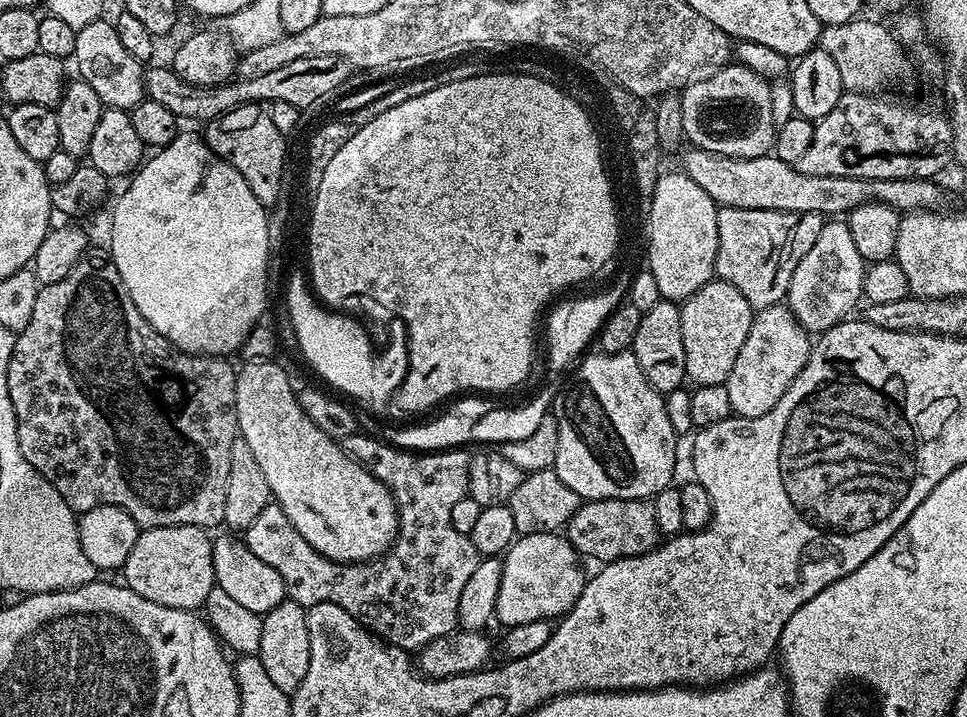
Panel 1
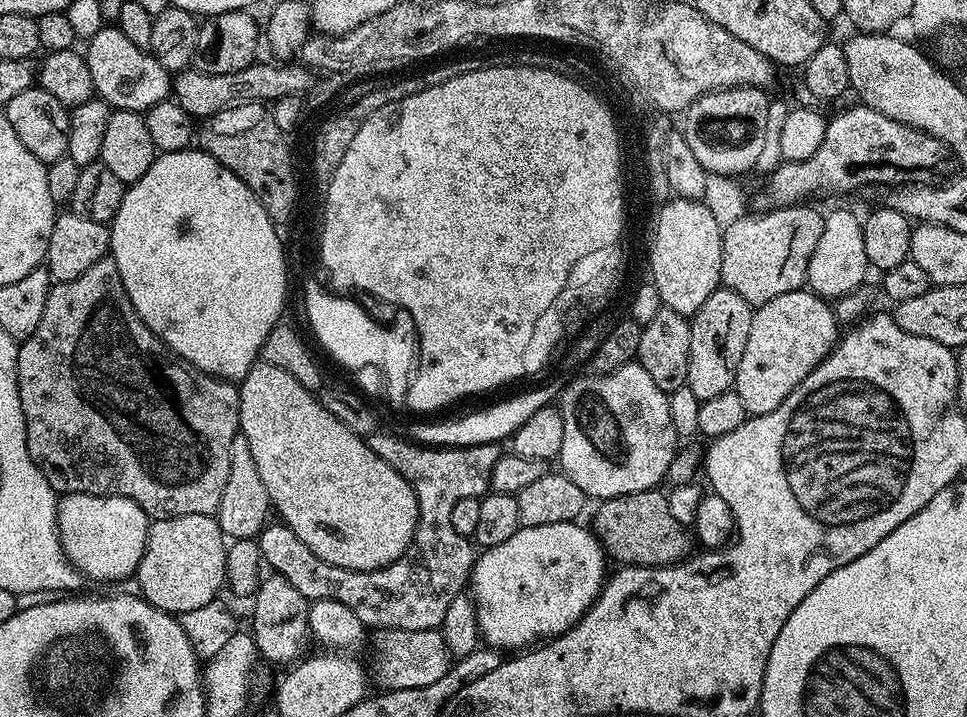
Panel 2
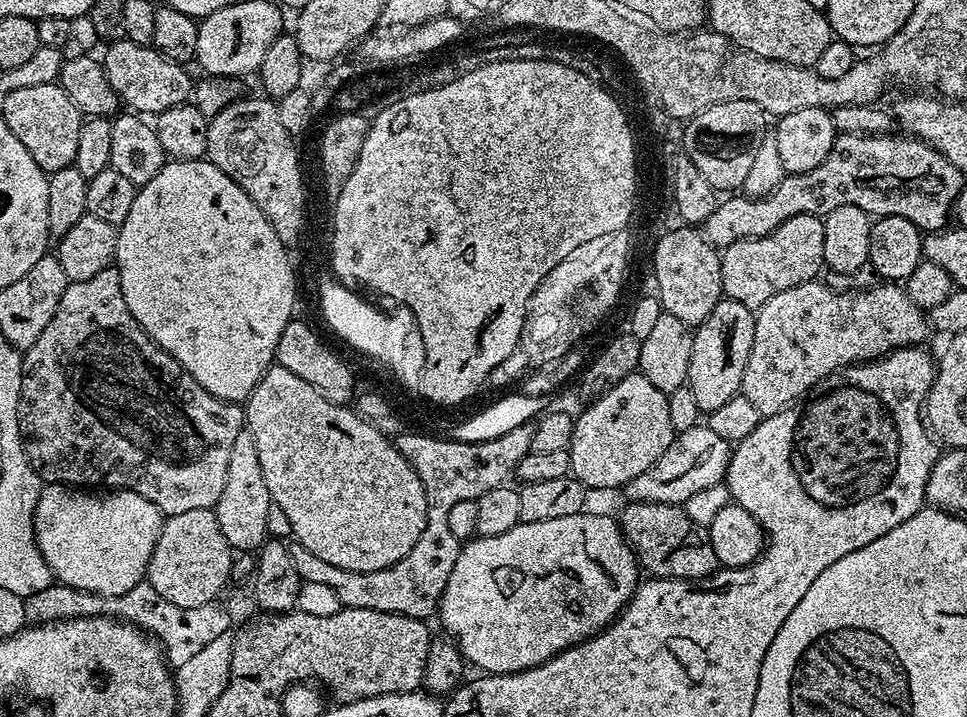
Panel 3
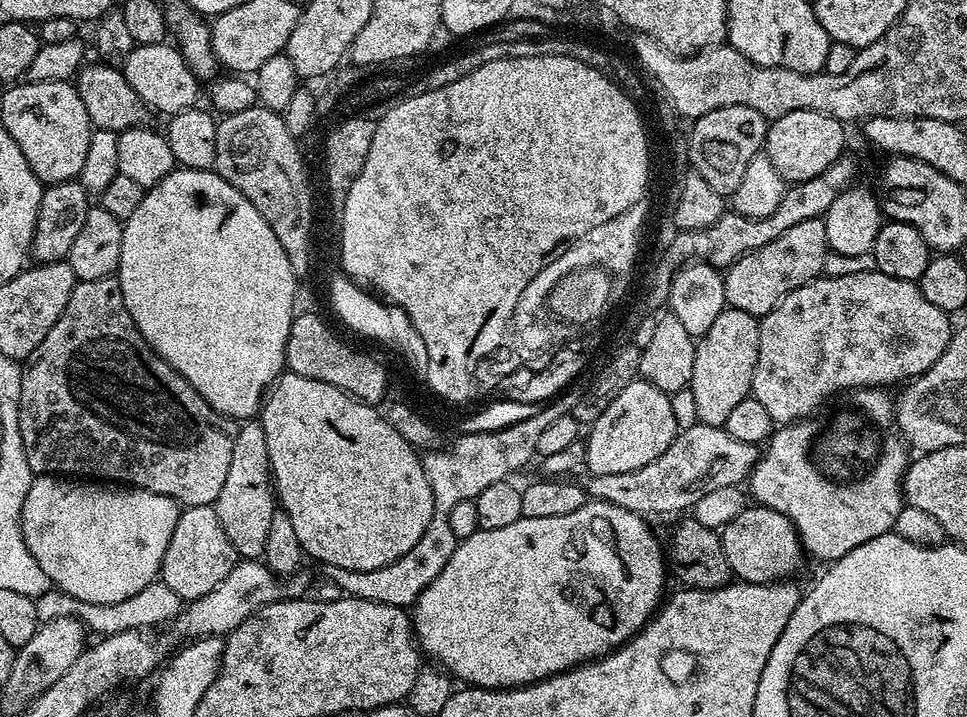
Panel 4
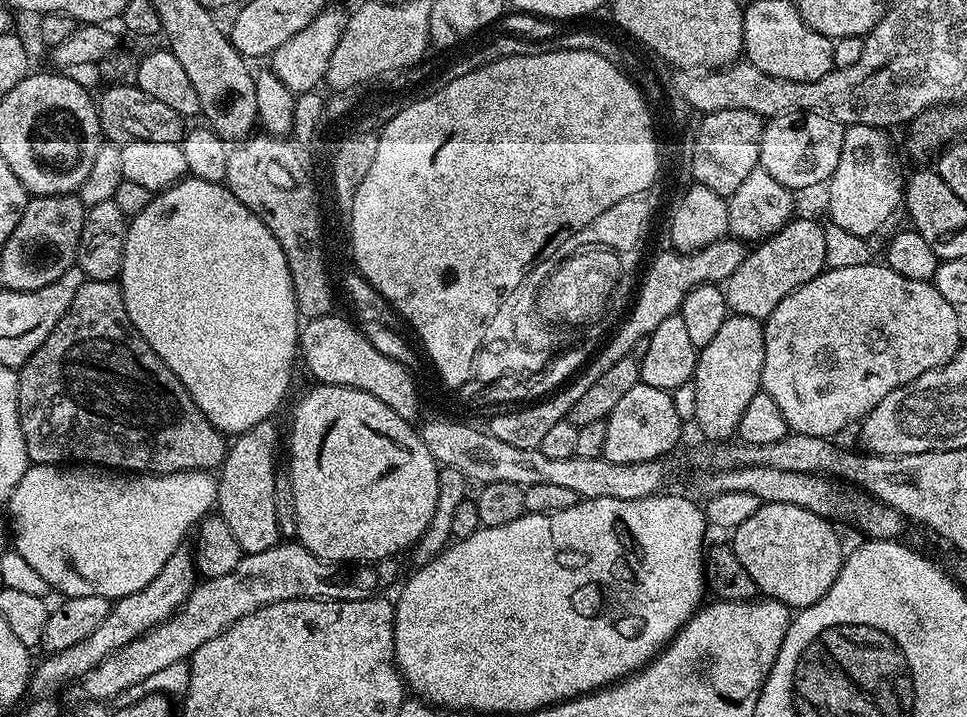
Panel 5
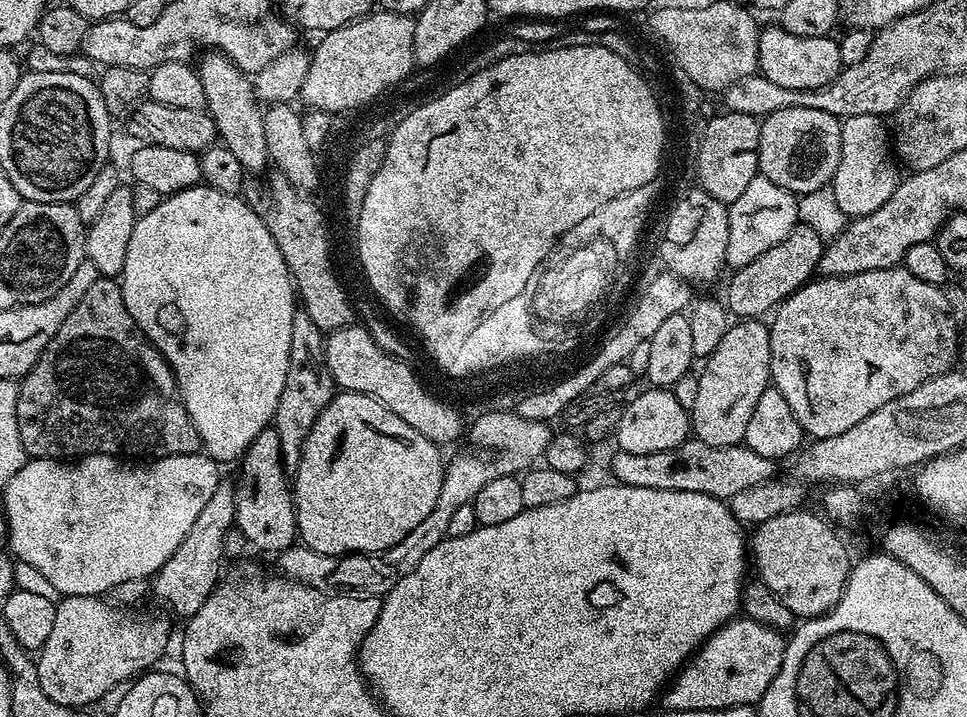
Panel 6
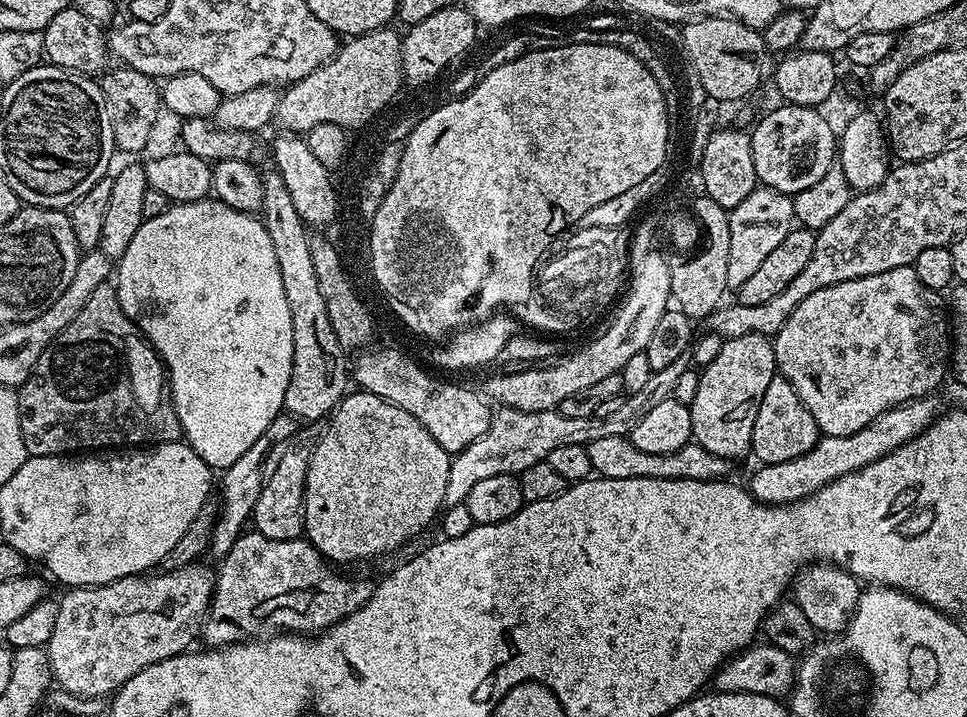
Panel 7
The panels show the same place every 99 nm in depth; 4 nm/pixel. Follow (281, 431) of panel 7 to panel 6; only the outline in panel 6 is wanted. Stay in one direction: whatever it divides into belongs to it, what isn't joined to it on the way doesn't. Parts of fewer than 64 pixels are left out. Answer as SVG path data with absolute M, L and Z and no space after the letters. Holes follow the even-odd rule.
M221 482L214 490L210 502L206 502L206 507L199 512L194 526L190 526L190 534L182 538L182 546L178 546L178 550L174 550L169 560L151 577L151 595L157 596L169 608L169 613L177 612L181 618L187 618L193 616L202 602L206 602L221 579L220 563L226 560L226 534L235 522L236 489L231 483Z

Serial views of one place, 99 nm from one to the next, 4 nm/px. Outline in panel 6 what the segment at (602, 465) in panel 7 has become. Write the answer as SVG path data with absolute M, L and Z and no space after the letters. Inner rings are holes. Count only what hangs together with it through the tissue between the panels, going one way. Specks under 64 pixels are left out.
M689 438L674 450L658 450L658 454L630 454L613 451L612 472L615 483L646 486L646 490L694 490L694 494L710 494L728 502L734 494L758 486L777 475L777 461L754 454L743 443L734 446L706 446L706 442Z

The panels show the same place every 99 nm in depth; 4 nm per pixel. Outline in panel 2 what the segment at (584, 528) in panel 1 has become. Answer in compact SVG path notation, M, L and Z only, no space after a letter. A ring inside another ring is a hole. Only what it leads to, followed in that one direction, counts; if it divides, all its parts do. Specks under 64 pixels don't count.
M656 488L638 490L634 494L601 500L595 507L590 527L596 534L596 541L611 559L613 556L617 560L617 565L661 568L667 564L678 564L693 555L693 537L689 529L670 514L668 497L663 491L660 493Z

